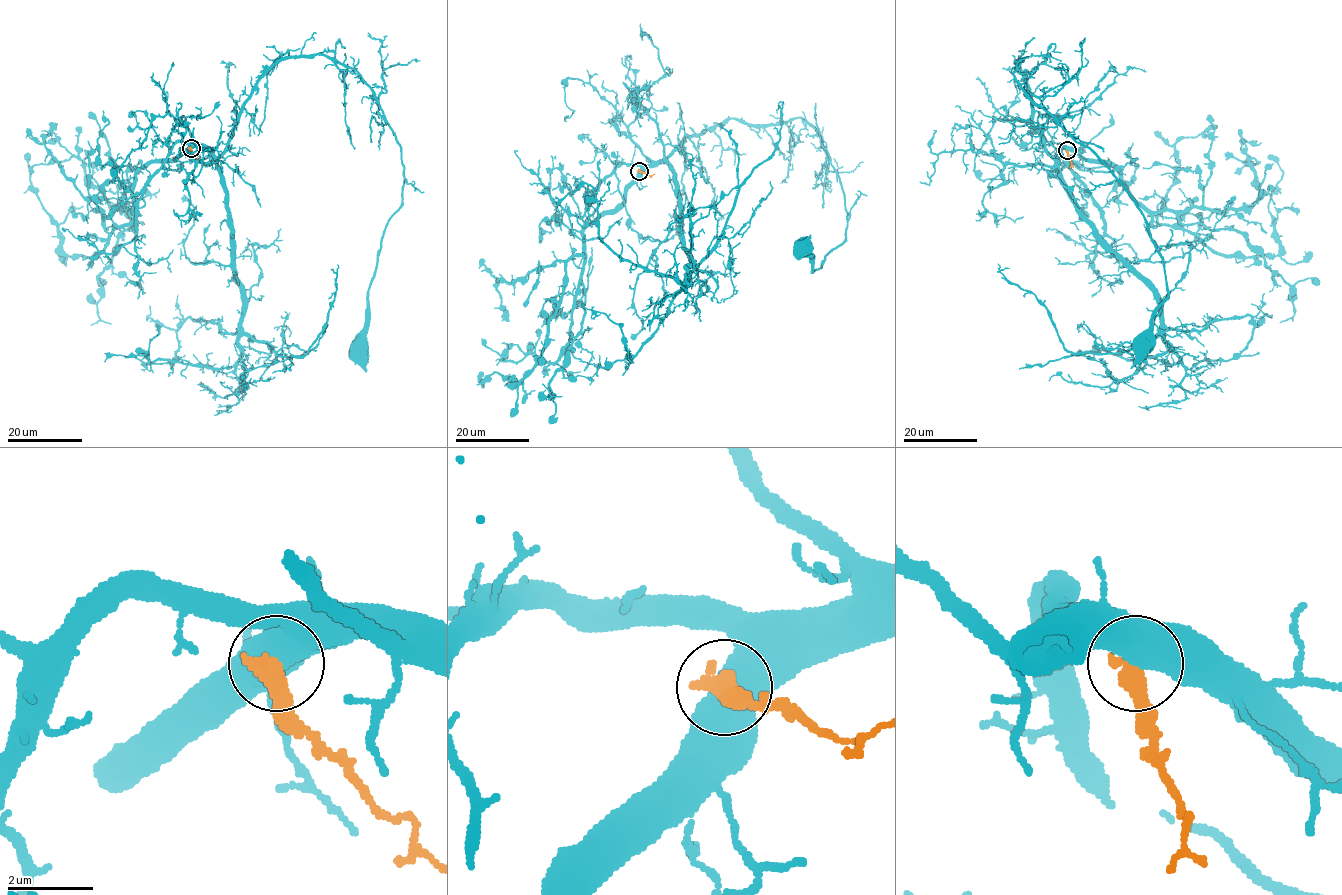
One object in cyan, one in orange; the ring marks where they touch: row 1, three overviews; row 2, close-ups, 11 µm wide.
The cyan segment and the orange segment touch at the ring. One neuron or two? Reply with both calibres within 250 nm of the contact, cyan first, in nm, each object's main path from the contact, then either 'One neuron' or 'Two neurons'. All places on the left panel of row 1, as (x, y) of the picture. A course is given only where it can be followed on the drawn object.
Thickness 800 nm (cyan) against 480 nm. Course of cyan: (190, 147), (217, 157), (251, 88), (284, 58), (326, 54), (356, 71), (404, 167), (358, 349). Course of orange: (190, 147), (205, 166). Two neurons

